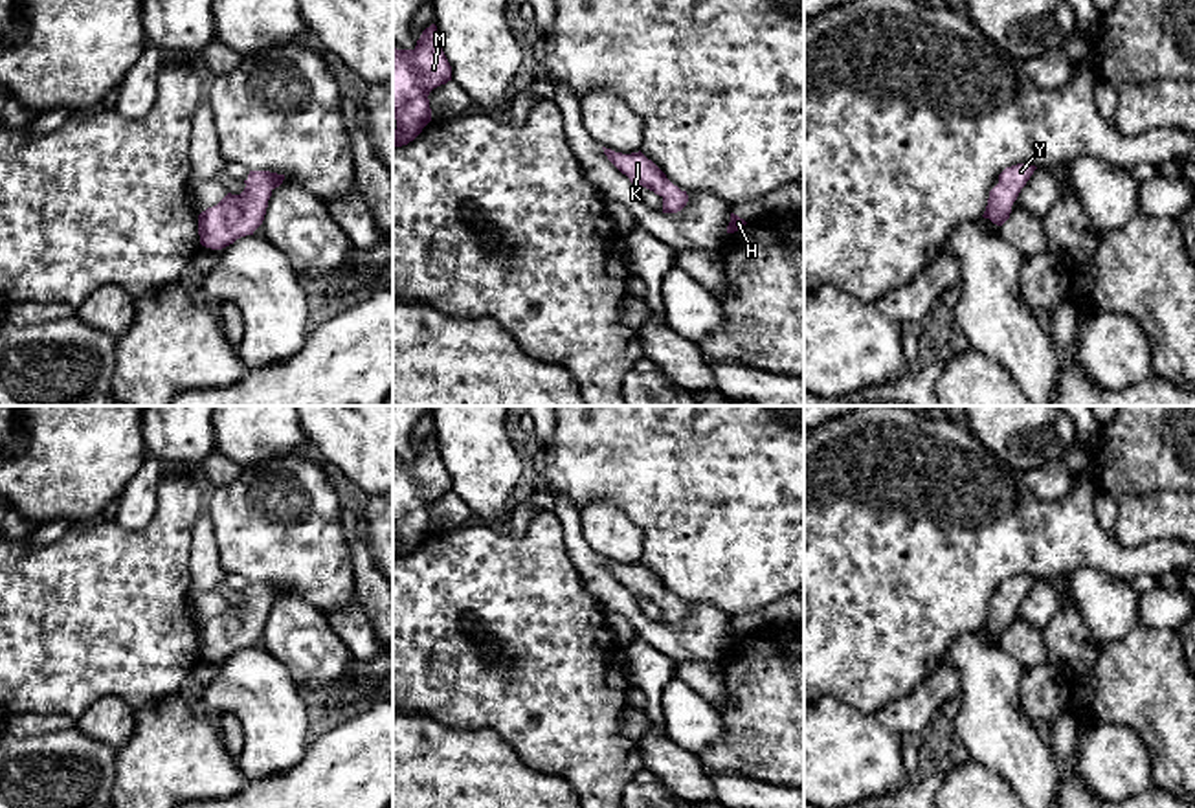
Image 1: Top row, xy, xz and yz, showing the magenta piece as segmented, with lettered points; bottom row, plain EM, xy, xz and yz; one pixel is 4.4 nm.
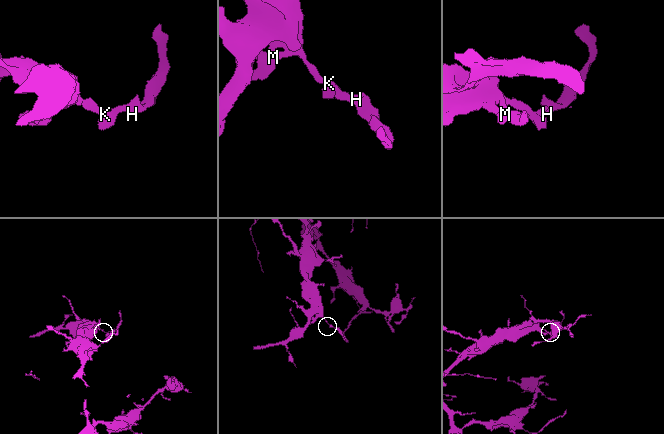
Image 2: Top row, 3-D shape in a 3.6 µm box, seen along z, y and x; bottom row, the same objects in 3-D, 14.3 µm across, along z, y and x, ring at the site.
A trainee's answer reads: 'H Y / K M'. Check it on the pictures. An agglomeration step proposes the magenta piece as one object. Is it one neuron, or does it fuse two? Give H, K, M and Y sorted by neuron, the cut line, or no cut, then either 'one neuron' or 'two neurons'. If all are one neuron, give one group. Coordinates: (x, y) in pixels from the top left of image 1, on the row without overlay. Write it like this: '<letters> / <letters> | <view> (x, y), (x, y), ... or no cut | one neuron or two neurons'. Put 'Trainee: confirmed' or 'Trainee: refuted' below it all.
H K M Y | no cut | one neuron
Trainee: refuted

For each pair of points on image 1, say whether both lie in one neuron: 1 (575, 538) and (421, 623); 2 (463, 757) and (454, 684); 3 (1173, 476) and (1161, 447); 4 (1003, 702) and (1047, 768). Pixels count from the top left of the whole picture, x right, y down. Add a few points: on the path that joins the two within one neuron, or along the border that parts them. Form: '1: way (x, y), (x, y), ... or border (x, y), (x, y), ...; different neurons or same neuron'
1: border (553, 511), (562, 527), (566, 551), (584, 583); different neurons
2: border (419, 713), (459, 729), (492, 729), (502, 739); different neurons
3: way (1173, 469), (1173, 460), (1168, 454); same neuron
4: way (1003, 718), (1003, 724), (1030, 751); same neuron

